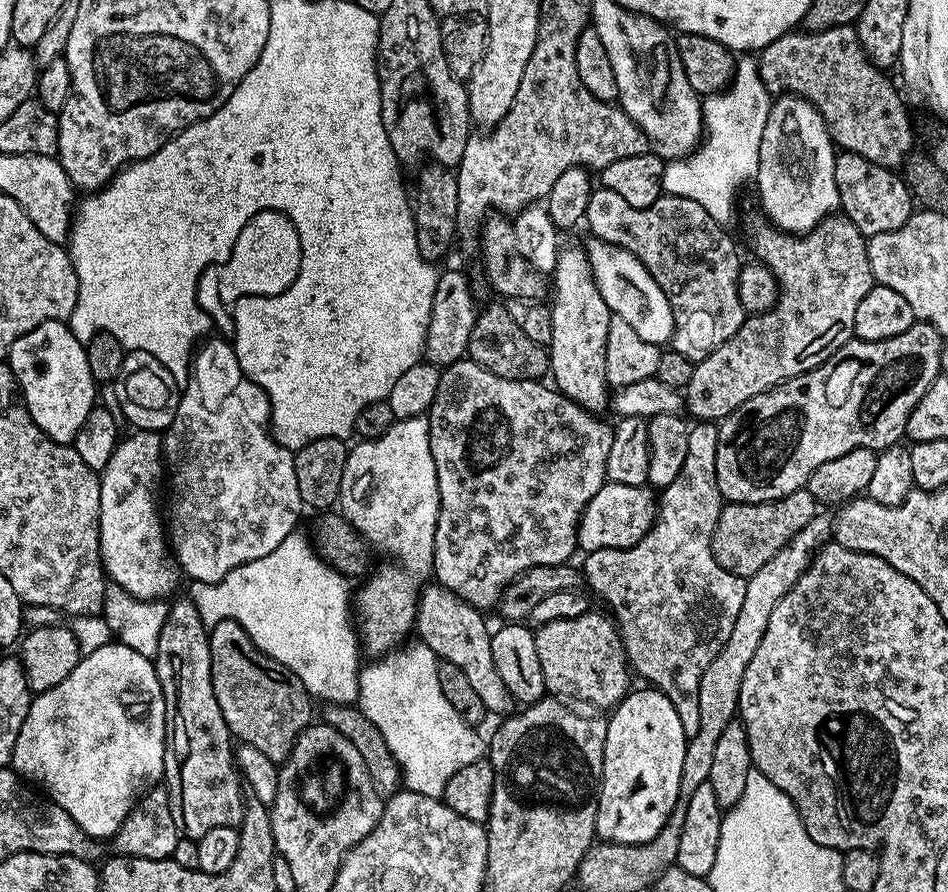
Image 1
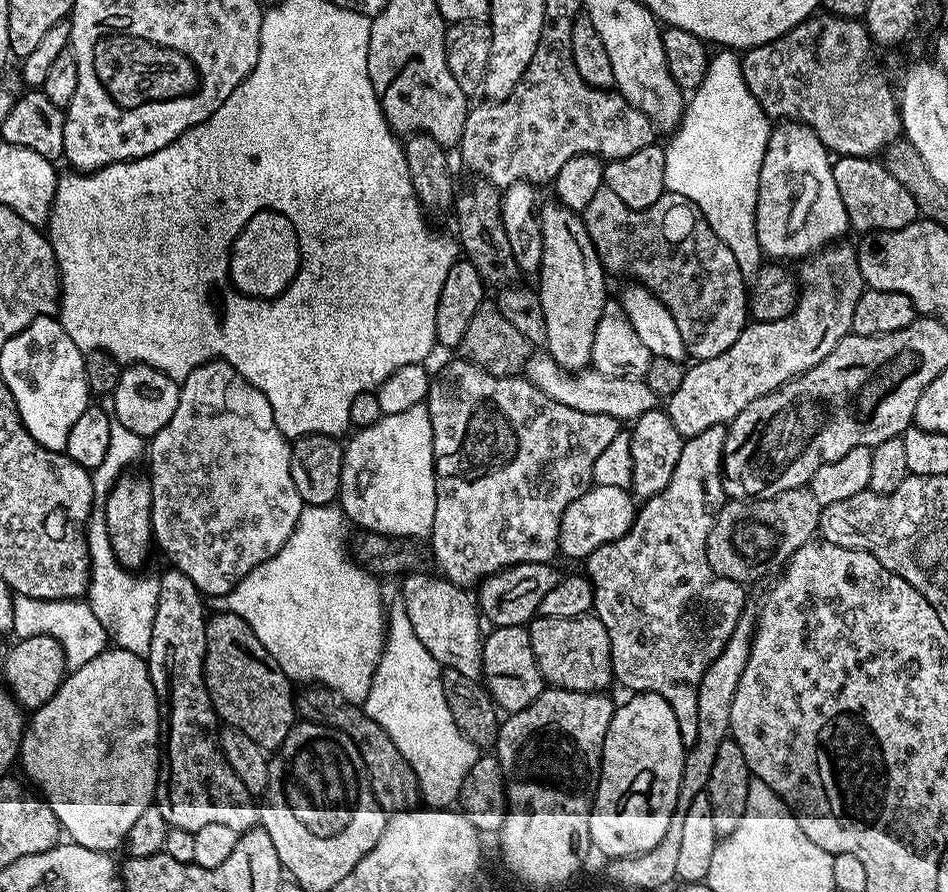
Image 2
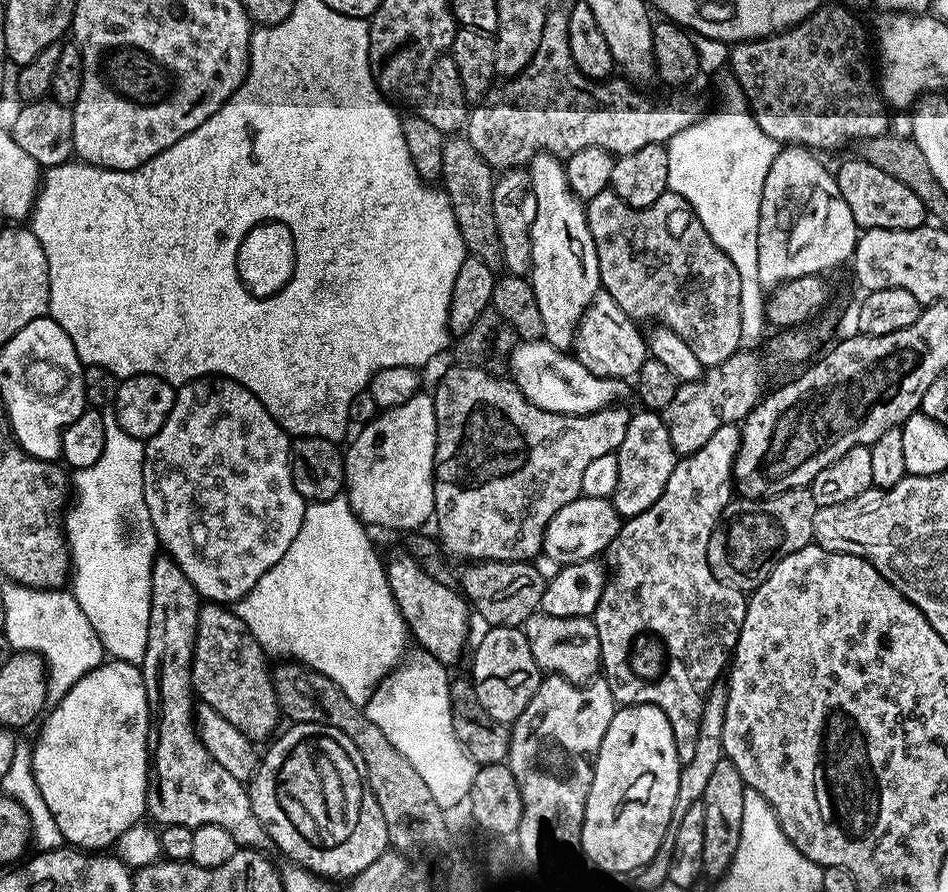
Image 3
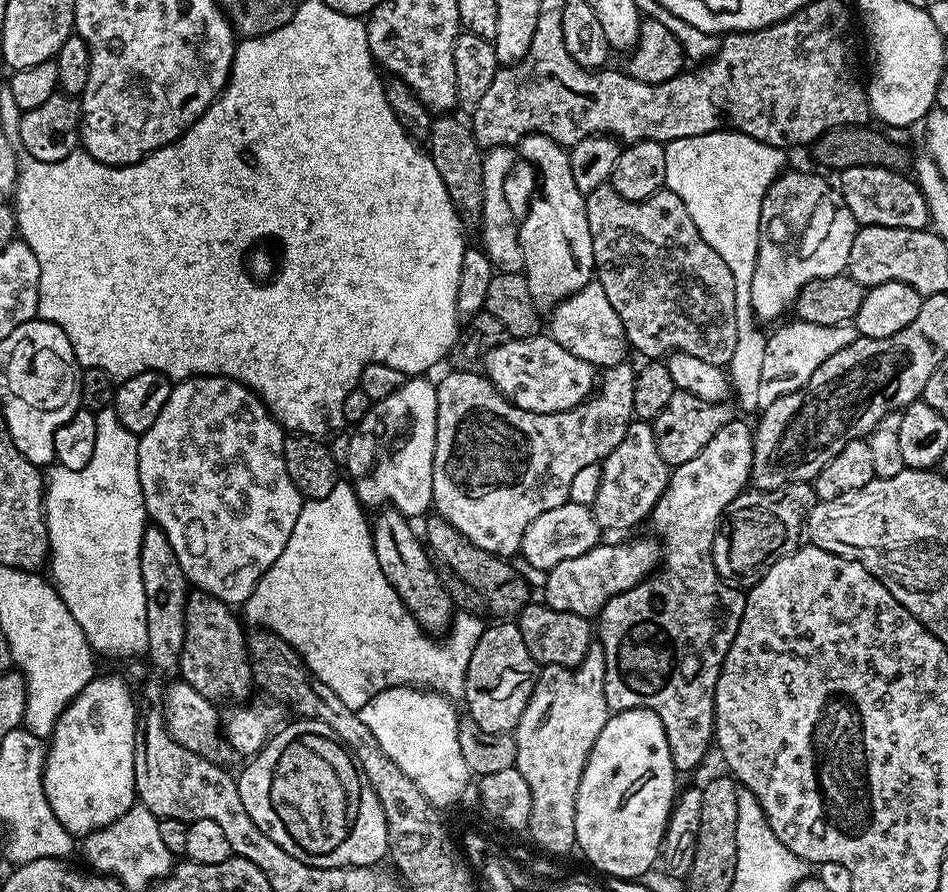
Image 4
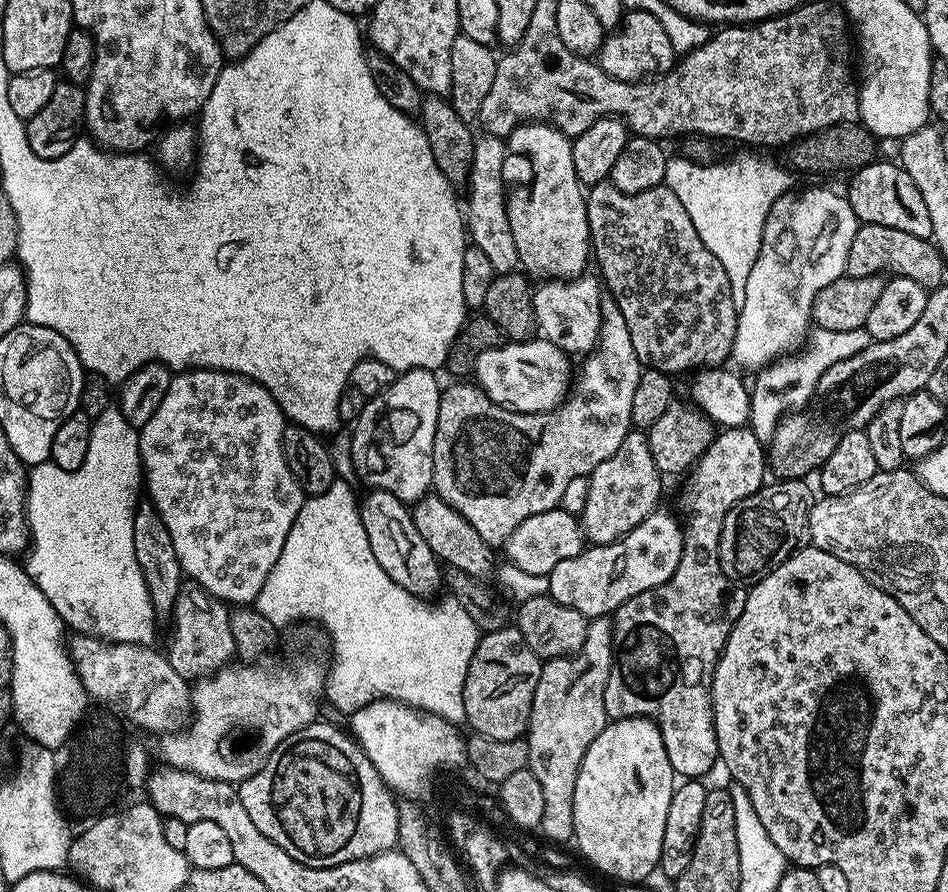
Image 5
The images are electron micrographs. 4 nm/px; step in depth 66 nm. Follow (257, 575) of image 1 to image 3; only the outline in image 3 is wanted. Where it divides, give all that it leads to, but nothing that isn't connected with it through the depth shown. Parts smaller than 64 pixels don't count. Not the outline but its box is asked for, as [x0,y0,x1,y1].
[234,494,410,706]

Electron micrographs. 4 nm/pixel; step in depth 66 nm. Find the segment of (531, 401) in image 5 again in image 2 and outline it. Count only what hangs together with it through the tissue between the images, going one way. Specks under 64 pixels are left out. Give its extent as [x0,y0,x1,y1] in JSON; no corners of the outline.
[526,354,658,422]

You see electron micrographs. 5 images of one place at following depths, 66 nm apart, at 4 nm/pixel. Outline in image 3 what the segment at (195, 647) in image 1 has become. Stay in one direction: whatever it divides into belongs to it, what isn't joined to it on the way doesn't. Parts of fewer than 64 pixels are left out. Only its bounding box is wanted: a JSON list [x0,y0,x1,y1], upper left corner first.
[142,554,269,849]

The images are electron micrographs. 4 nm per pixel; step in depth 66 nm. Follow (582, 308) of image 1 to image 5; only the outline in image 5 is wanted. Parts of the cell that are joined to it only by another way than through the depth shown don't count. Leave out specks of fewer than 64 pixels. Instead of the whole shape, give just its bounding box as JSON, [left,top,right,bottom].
[506,122,590,280]

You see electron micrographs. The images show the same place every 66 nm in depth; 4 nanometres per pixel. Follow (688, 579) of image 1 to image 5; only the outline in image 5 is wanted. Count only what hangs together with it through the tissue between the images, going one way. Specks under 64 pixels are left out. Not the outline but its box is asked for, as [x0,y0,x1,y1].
[604,426,768,778]

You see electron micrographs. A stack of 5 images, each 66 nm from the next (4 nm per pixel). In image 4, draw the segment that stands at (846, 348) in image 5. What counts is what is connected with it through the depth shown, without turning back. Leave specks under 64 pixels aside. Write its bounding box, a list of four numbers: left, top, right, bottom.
[759,318,859,409]

